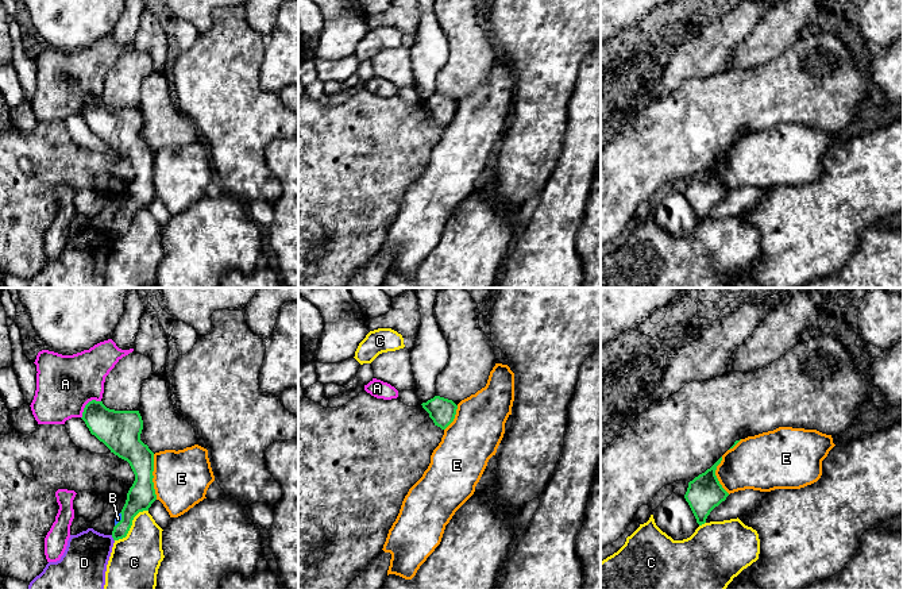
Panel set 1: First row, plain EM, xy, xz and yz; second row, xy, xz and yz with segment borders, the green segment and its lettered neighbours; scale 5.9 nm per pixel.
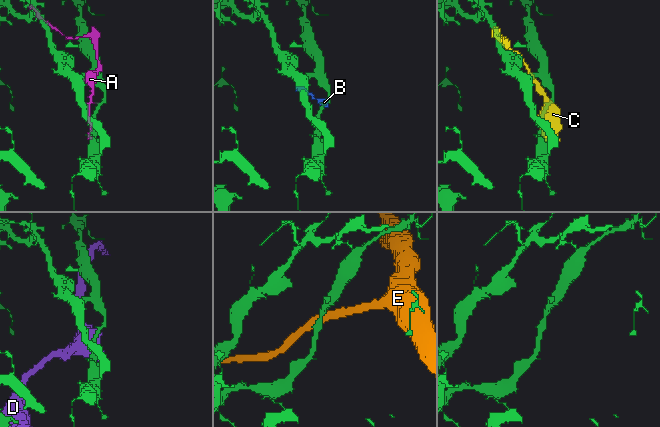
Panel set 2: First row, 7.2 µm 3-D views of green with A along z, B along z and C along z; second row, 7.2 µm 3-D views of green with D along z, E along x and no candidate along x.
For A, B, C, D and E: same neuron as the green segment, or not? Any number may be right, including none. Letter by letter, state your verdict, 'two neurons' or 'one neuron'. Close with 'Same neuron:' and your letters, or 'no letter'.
A: two neurons
B: one neuron
C: two neurons
D: two neurons
E: two neurons
Same neuron: B

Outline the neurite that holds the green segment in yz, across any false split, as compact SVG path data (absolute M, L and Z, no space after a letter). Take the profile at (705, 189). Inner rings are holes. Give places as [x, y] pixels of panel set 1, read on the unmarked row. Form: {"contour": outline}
{"contour": "M722 154L710 166L688 180L684 196L699 223L705 222L710 209L729 193L715 173L721 158Z"}

